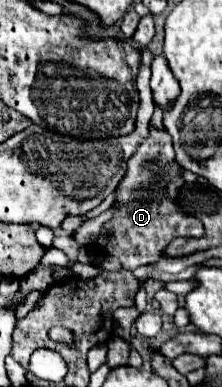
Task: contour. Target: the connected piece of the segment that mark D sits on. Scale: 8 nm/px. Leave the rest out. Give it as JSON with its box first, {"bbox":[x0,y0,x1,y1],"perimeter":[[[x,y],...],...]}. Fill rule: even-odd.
{"bbox":[97,124,203,270],"perimeter":[[[149,124],[149,136],[137,148],[127,162],[127,172],[115,190],[115,214],[101,228],[97,248],[121,260],[123,268],[135,270],[149,262],[157,262],[167,244],[179,236],[199,238],[203,236],[203,224],[197,218],[187,218],[179,210],[179,190],[185,184],[181,176],[183,168],[175,162],[171,136],[163,128]]]}

